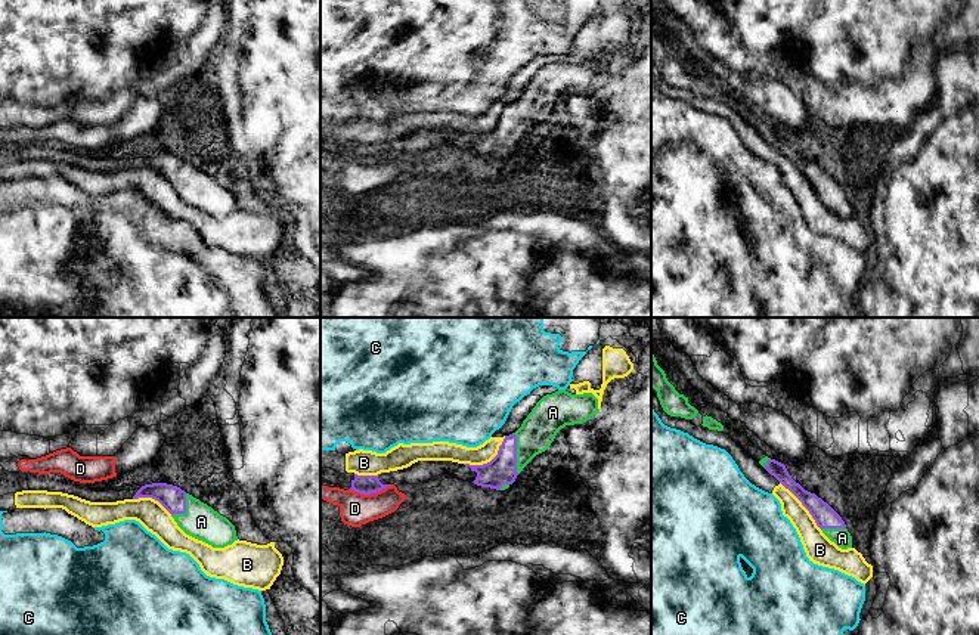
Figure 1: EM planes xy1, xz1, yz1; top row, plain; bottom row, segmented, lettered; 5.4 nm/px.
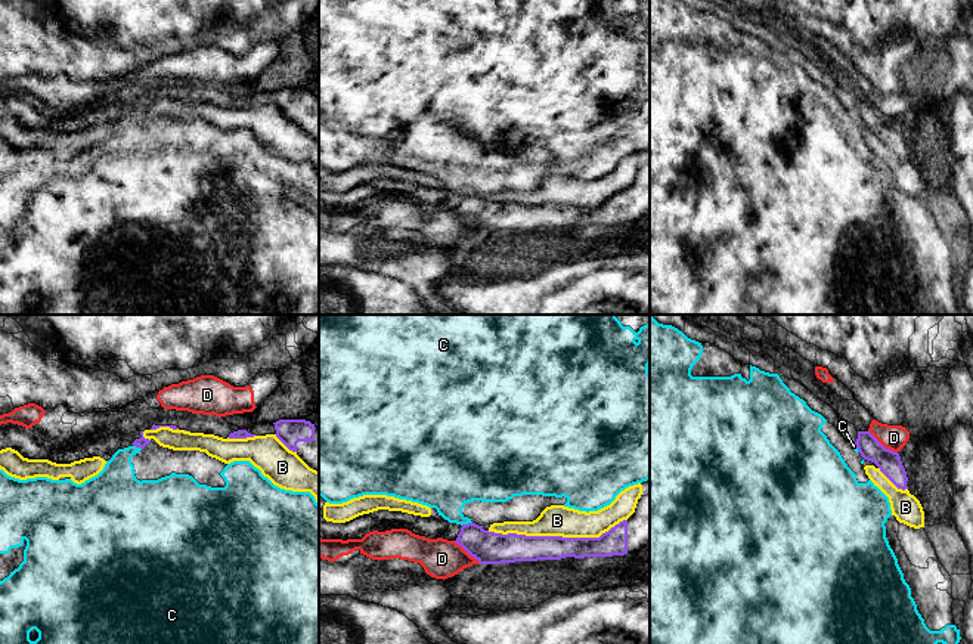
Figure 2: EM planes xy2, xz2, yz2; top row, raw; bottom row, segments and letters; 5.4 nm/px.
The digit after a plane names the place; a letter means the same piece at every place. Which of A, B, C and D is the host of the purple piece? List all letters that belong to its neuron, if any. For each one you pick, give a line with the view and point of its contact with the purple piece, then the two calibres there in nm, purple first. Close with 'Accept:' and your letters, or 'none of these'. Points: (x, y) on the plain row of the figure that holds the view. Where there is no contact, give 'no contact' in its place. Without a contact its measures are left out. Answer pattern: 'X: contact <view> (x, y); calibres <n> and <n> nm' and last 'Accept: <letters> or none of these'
A: contact xz1 (516, 123); calibres 160 and 190 nm
Accept: A

